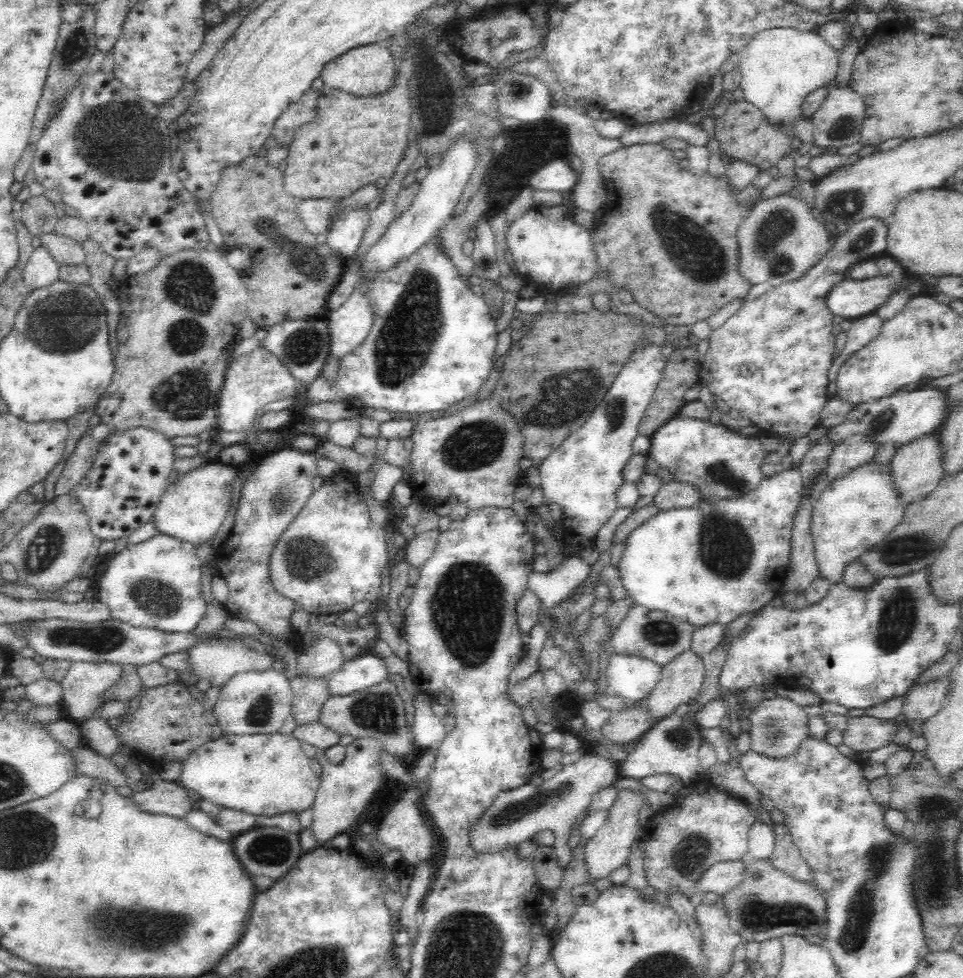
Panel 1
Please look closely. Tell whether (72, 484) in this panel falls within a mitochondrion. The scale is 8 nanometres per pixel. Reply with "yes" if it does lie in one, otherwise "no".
no

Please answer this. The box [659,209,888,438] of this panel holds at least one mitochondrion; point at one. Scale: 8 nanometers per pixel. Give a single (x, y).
(867, 236)

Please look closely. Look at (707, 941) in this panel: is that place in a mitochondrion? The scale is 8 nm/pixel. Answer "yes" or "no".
no

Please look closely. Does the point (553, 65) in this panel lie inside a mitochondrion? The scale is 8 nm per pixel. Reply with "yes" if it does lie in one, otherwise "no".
no

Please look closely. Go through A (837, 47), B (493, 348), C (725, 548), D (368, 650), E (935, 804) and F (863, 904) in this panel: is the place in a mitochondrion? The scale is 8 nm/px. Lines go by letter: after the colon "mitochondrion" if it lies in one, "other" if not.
A: other
B: other
C: mitochondrion
D: other
E: mitochondrion
F: mitochondrion

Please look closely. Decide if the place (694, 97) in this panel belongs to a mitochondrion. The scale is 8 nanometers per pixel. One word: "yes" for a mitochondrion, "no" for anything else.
no

